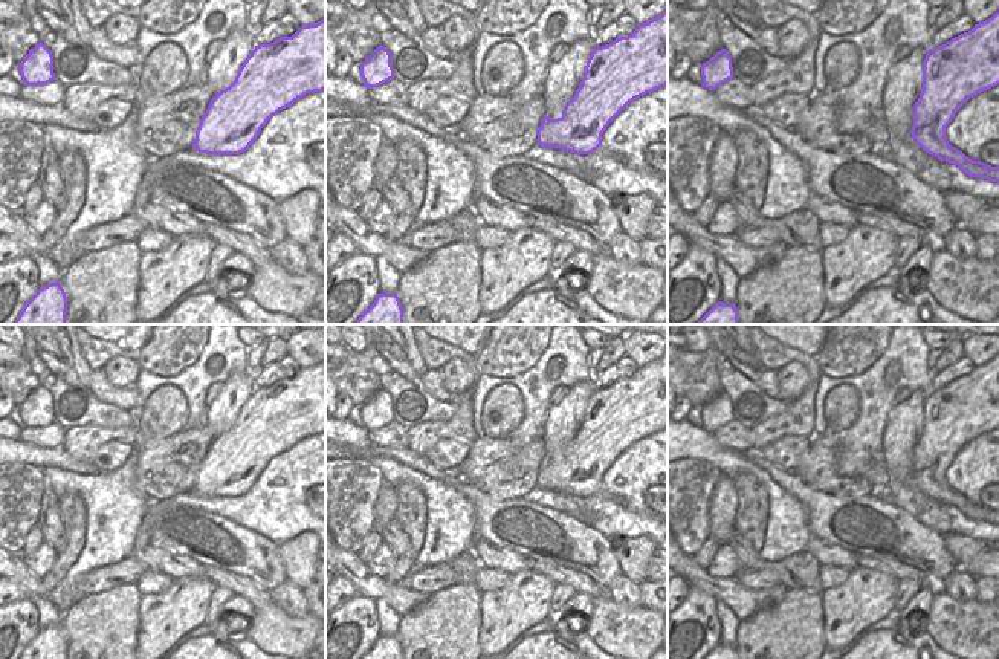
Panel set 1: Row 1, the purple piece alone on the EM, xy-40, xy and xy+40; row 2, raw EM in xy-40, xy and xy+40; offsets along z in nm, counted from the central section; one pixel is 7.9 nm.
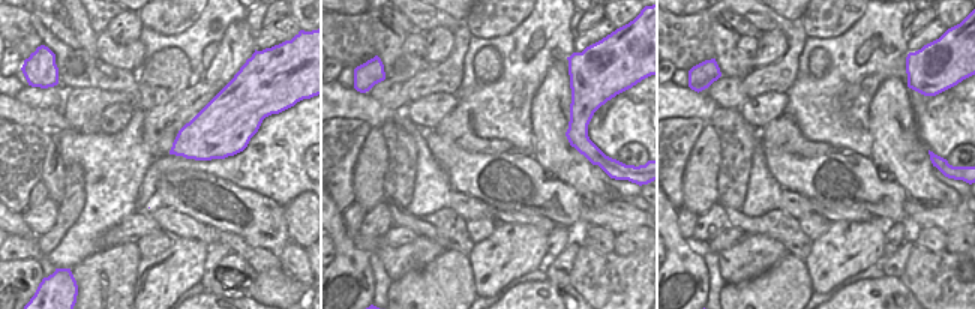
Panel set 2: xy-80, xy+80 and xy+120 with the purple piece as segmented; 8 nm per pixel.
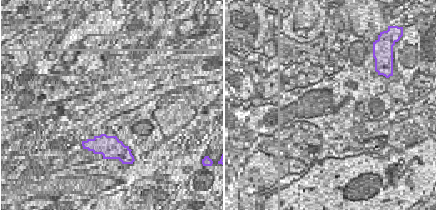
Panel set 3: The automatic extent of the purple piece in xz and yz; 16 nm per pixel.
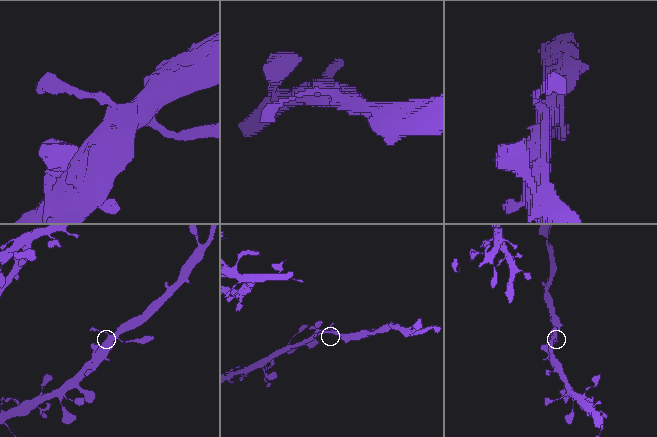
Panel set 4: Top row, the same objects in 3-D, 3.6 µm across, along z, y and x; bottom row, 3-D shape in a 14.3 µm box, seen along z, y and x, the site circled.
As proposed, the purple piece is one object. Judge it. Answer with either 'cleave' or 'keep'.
keep

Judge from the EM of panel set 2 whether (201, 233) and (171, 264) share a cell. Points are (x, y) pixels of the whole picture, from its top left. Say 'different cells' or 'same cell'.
different cells

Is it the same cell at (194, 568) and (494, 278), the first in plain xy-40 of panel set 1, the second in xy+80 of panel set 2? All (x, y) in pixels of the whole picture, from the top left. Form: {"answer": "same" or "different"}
{"answer": "different"}

